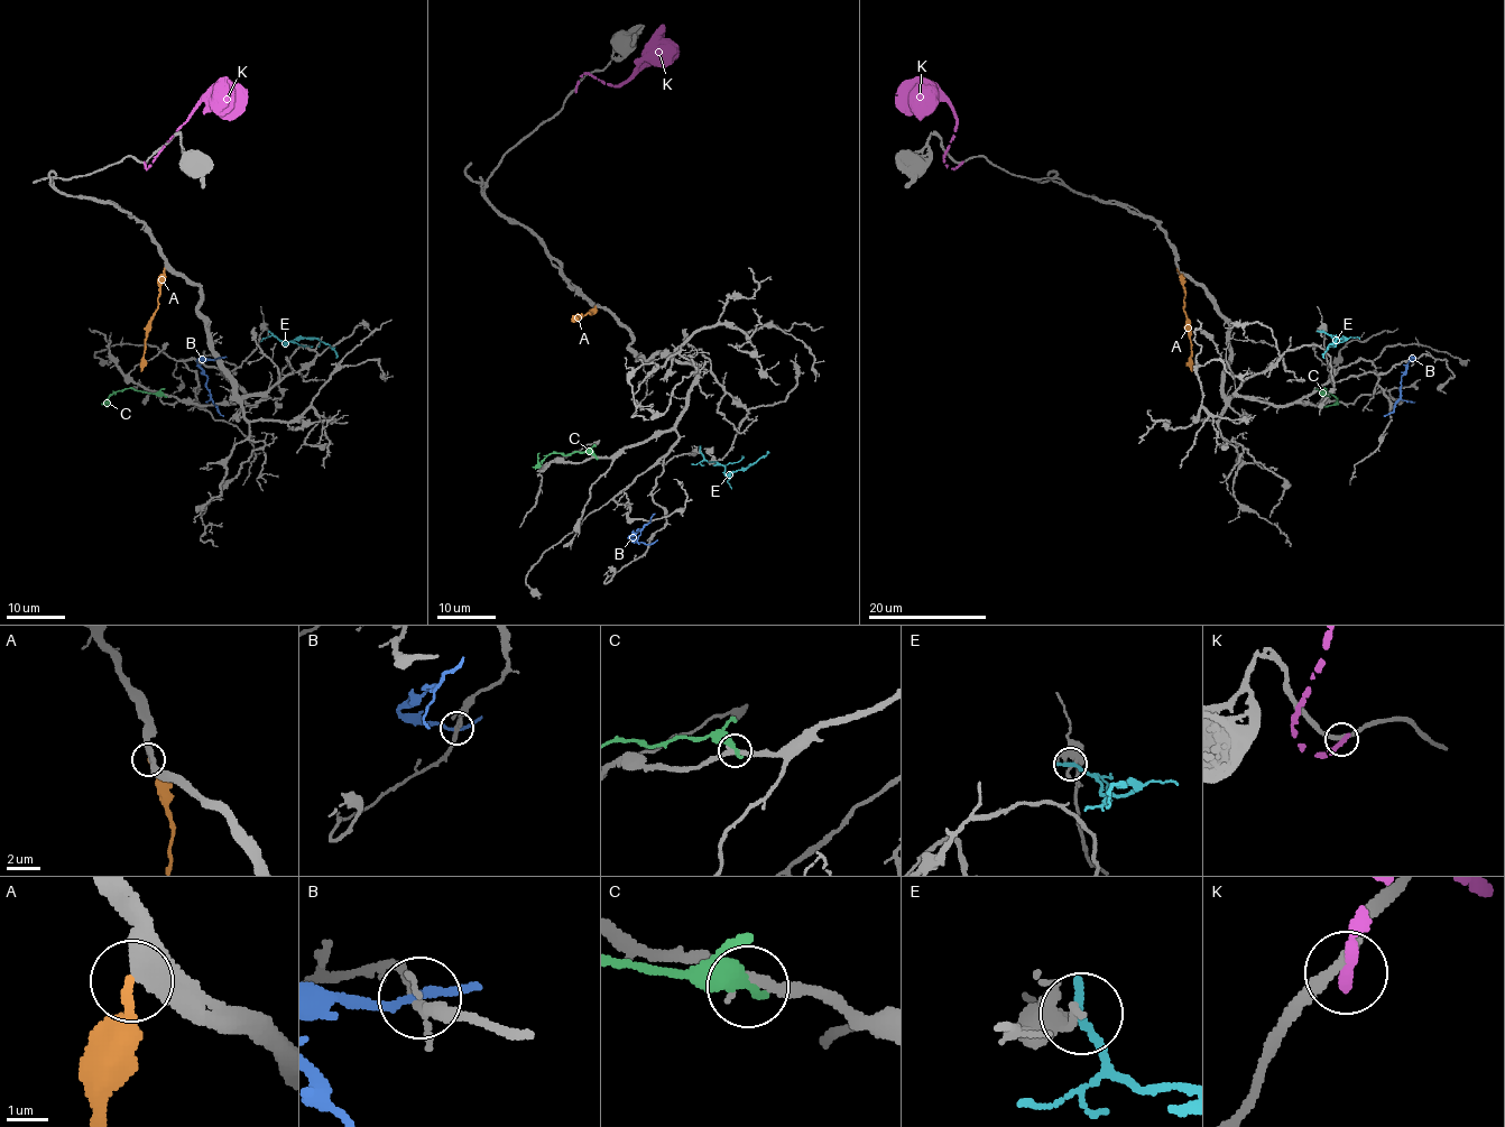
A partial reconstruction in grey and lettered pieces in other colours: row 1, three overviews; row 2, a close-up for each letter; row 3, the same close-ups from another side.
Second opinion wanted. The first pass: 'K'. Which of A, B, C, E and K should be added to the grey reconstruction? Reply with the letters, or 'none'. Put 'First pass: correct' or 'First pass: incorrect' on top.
First pass: incorrect
none

